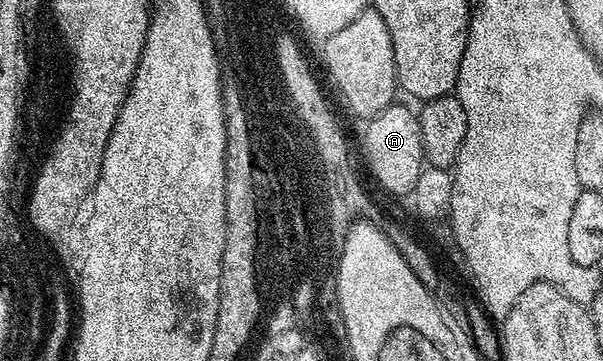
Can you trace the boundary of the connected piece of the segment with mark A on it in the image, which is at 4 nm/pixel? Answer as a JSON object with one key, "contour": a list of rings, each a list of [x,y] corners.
{"contour":[[[393,104],[371,119],[367,126],[364,154],[368,157],[368,166],[372,169],[377,184],[392,194],[411,195],[418,184],[418,176],[426,165],[419,117],[413,111],[411,114],[406,107]]]}

